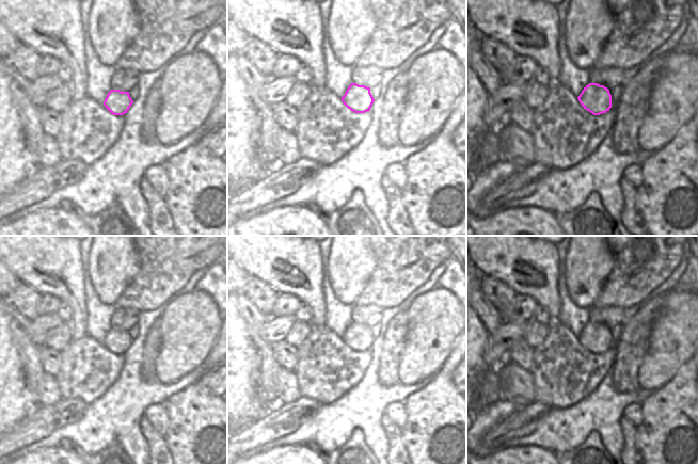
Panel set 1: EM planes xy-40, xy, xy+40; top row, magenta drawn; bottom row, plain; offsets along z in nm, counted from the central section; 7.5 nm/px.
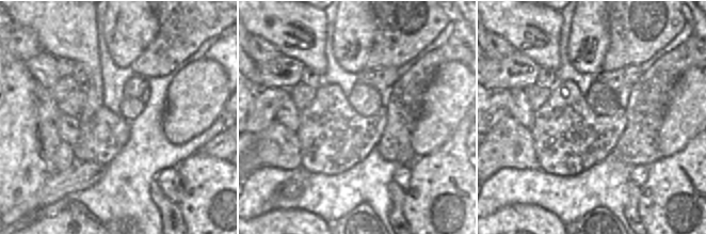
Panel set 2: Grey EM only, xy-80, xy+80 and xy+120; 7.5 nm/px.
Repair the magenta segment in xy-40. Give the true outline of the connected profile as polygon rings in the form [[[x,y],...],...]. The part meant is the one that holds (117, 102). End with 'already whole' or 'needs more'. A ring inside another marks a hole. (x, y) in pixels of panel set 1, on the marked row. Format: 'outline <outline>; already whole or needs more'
outline [[[111,90],[104,101],[106,109],[113,115],[124,115],[132,103],[129,92],[120,90]]]; already whole

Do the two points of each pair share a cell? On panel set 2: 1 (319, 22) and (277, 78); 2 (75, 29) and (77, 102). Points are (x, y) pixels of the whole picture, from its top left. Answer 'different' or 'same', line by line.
1: different
2: different

